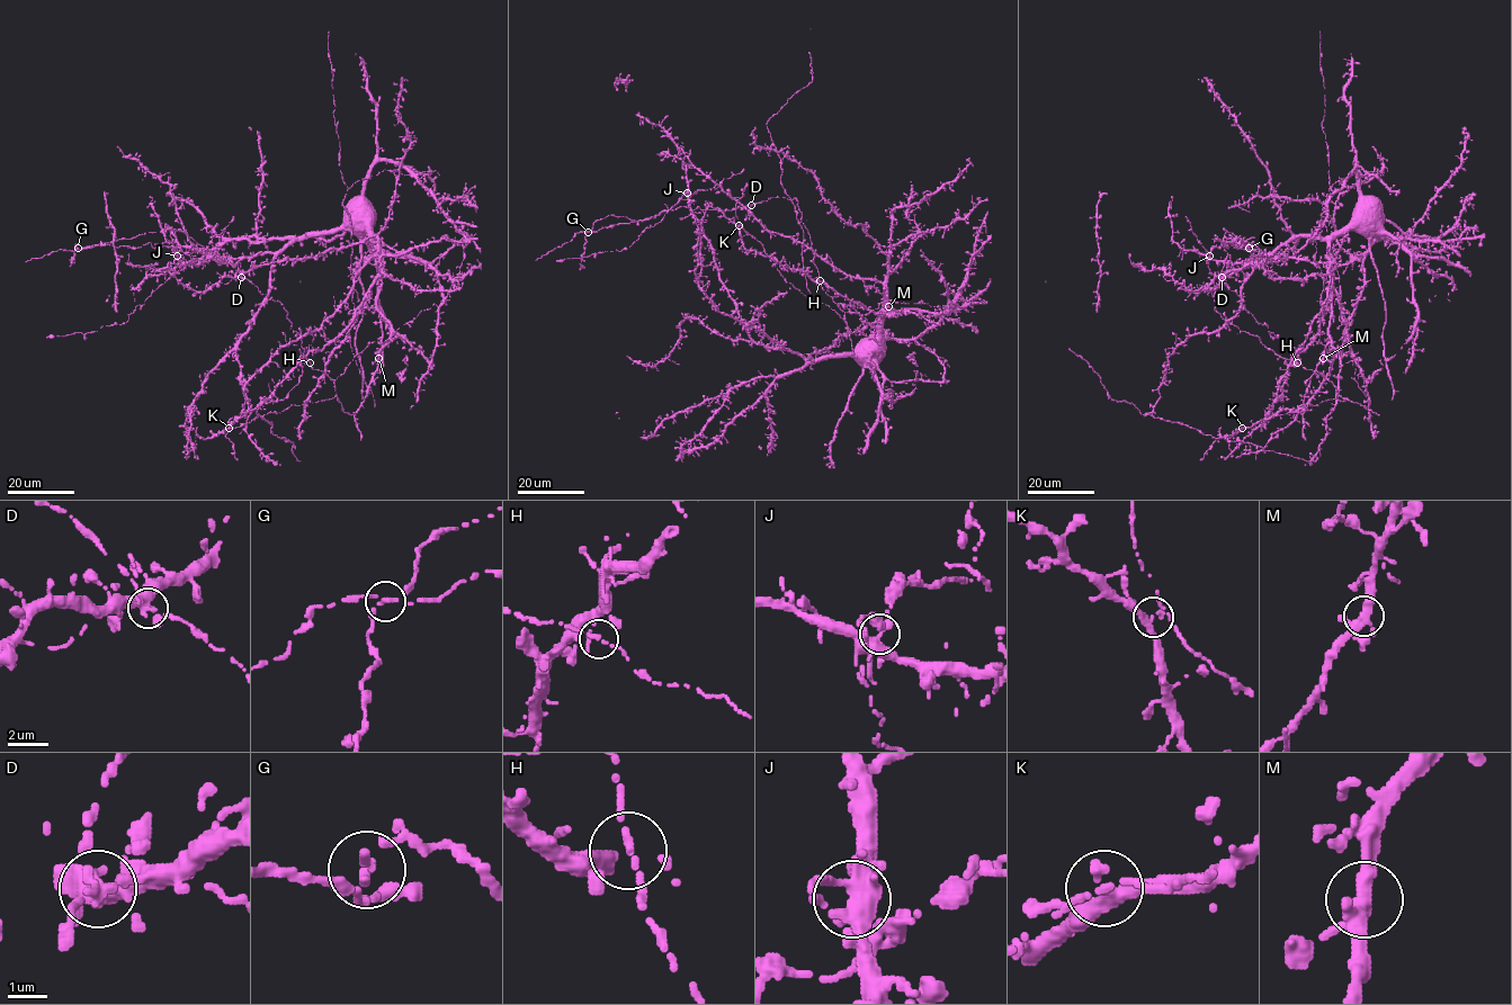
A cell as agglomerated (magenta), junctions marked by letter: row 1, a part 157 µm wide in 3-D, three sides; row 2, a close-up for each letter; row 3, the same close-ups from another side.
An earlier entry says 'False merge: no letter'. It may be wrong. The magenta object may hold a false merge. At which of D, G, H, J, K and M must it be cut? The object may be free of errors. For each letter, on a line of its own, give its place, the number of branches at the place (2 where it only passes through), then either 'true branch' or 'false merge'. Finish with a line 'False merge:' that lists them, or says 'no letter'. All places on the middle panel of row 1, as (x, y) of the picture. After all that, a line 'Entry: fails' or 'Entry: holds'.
D: at (751, 205); 4 branches meet; true branch
G: at (588, 232); 4 branches meet; false merge
H: at (820, 280); 3 branches meet; true branch
J: at (687, 193); 4 branches meet; true branch
K: at (739, 225); 3 branches meet; true branch
M: at (888, 306); 4 branches meet; true branch
False merge: G
Entry: fails

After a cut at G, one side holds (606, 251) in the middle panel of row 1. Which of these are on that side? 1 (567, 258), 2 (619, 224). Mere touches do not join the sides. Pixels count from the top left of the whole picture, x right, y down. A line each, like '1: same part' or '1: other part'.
1: same part
2: other part

